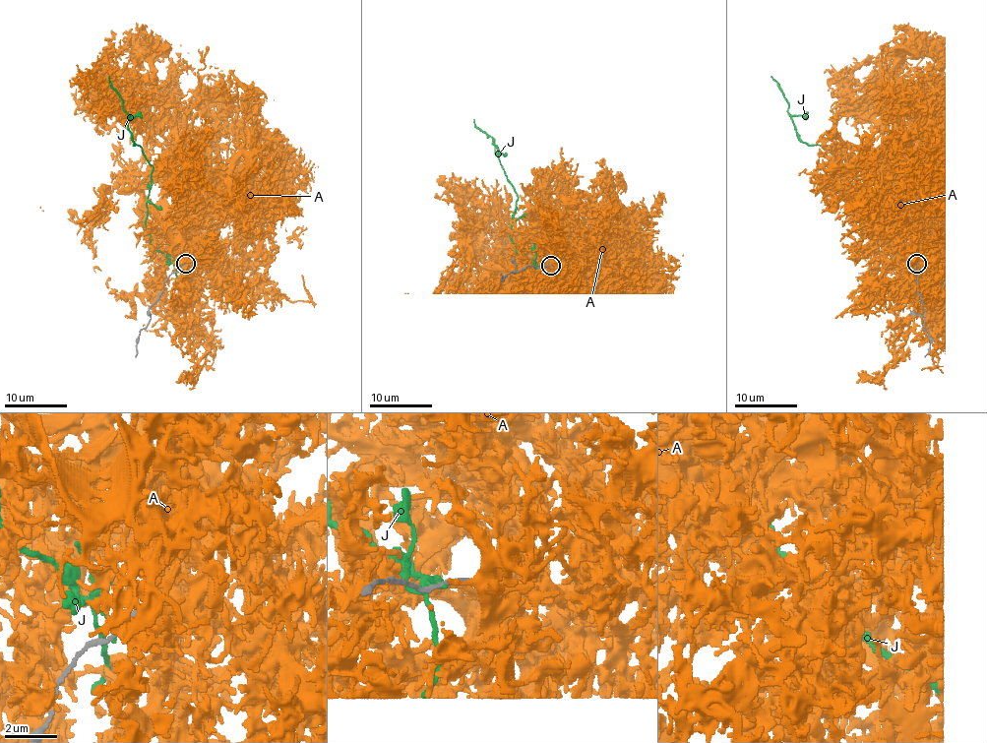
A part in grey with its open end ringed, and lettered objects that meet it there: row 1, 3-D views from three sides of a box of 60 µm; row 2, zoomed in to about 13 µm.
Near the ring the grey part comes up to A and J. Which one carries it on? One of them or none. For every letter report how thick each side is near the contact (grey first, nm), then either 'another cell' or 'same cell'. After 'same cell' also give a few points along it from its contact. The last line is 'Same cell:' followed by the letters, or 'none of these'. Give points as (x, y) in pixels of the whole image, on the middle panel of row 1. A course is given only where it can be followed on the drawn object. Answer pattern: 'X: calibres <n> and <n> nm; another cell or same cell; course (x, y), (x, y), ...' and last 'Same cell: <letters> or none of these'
A: calibres 130 and 200 nm; another cell
J: calibres 170 and 140 nm; another cell
Same cell: none of these

